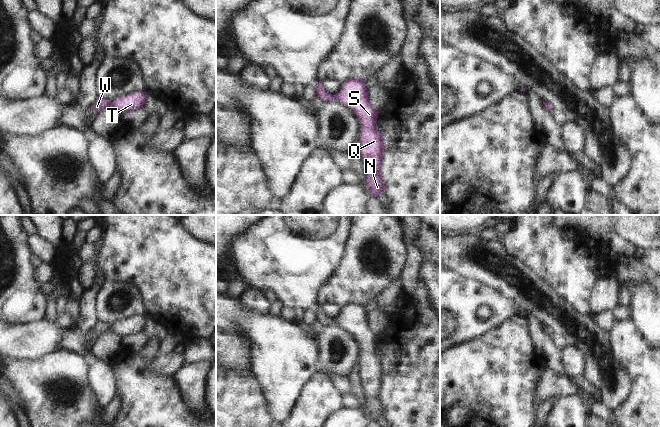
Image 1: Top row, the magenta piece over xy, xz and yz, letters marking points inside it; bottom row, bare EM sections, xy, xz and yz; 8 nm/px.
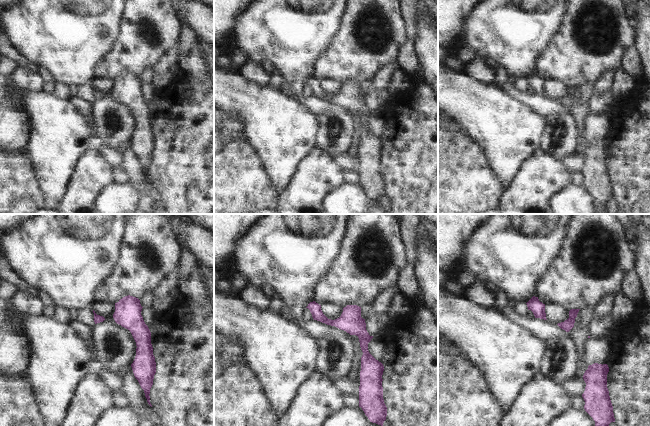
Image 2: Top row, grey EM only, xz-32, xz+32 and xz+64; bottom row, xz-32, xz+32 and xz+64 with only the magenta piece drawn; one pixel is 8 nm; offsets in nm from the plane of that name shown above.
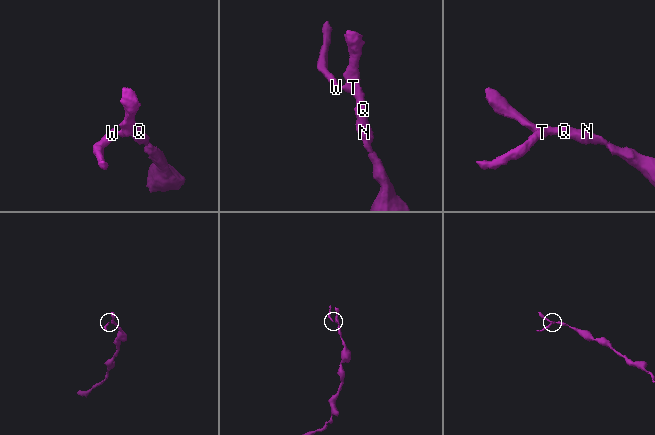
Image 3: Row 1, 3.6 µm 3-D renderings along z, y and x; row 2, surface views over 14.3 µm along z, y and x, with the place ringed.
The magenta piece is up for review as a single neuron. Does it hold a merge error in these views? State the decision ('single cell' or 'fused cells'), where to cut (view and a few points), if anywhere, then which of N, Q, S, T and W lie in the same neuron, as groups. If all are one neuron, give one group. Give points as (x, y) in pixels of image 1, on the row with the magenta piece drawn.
single cell; cut none; groups N Q S T W

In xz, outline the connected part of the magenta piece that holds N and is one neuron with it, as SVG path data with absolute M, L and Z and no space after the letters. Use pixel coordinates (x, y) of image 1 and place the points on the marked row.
M349 78L343 83L341 91L335 95L326 92L320 81L315 84L315 89L319 99L323 101L336 100L341 102L342 104L350 107L361 122L361 135L359 141L361 144L360 149L367 175L366 184L370 188L369 193L372 197L379 197L378 195L380 193L385 193L384 182L380 174L382 168L384 142L382 134L380 134L377 130L377 118L379 111L377 111L369 101L365 81L357 78Z

